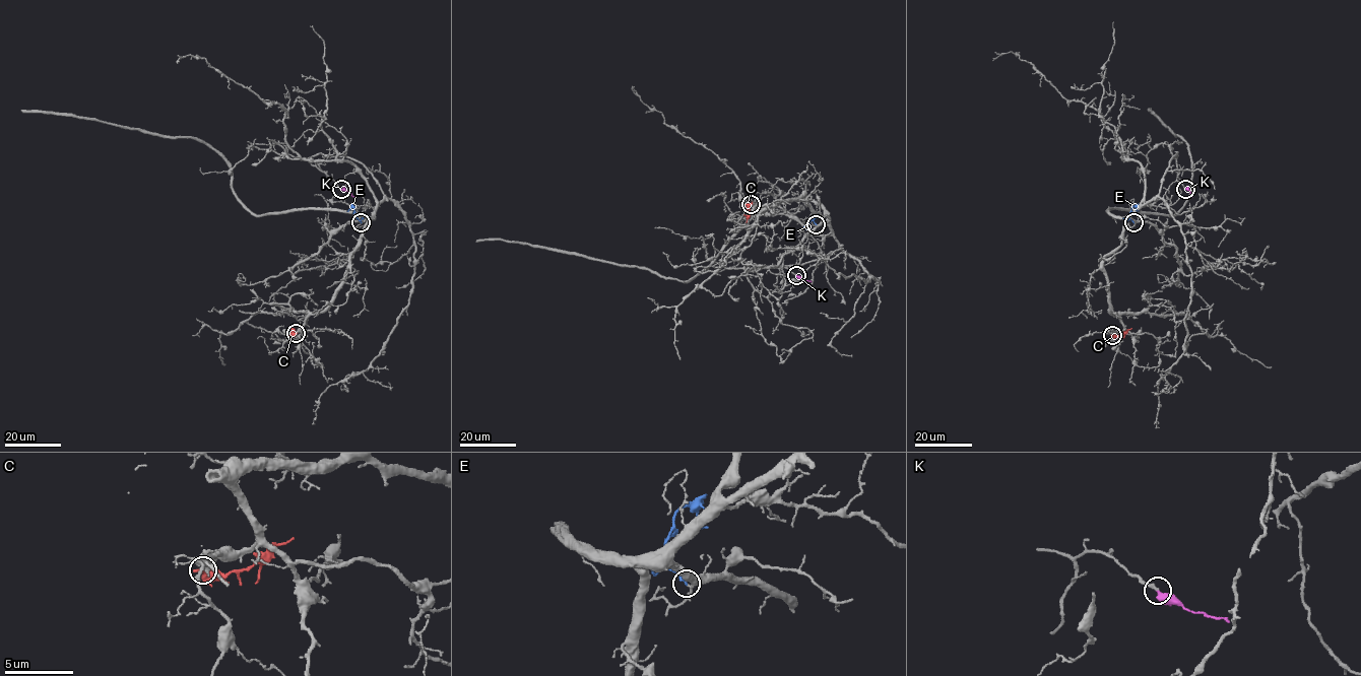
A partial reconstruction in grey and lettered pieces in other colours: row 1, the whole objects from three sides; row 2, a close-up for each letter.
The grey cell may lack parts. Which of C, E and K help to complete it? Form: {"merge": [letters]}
{"merge": ["E", "K"]}

